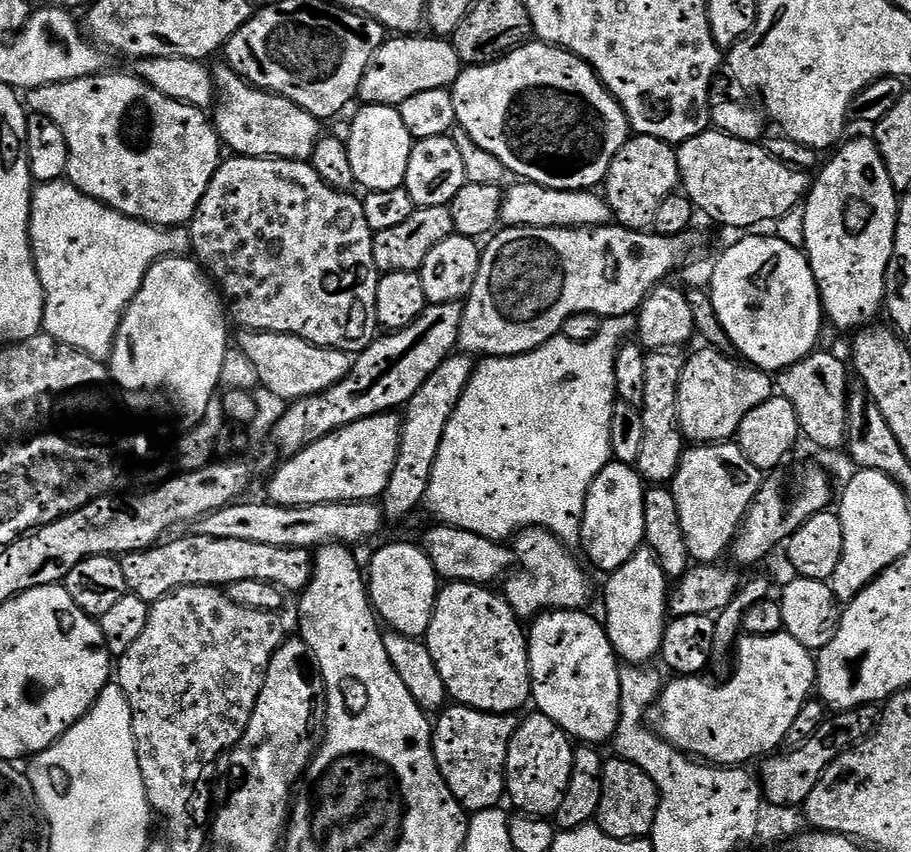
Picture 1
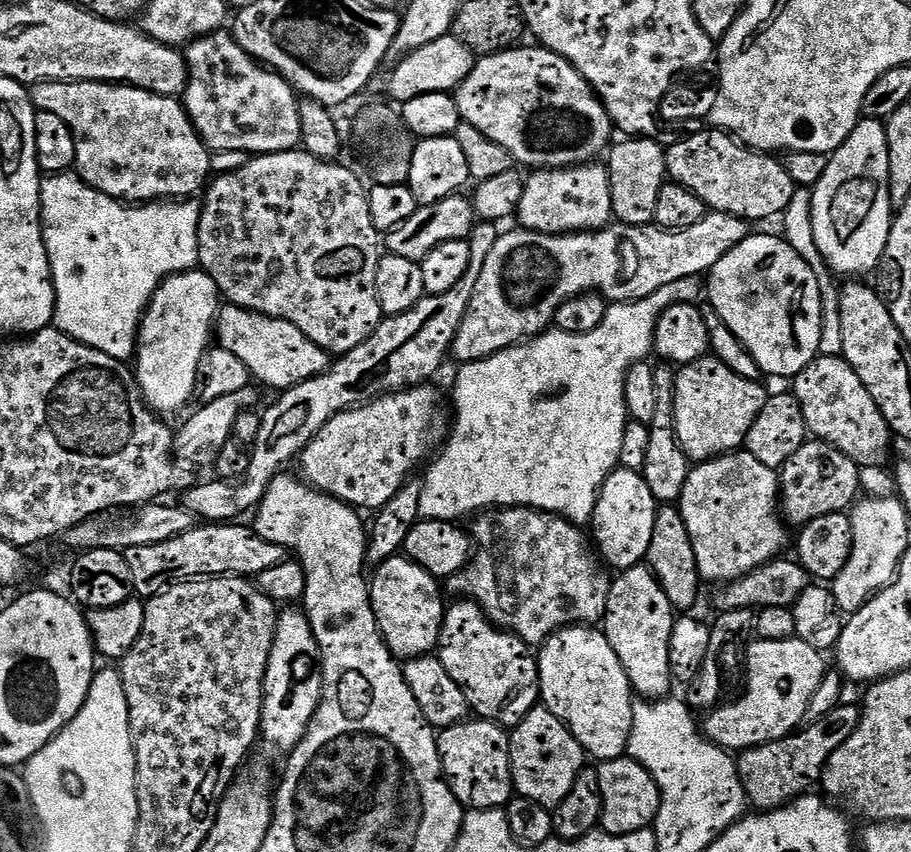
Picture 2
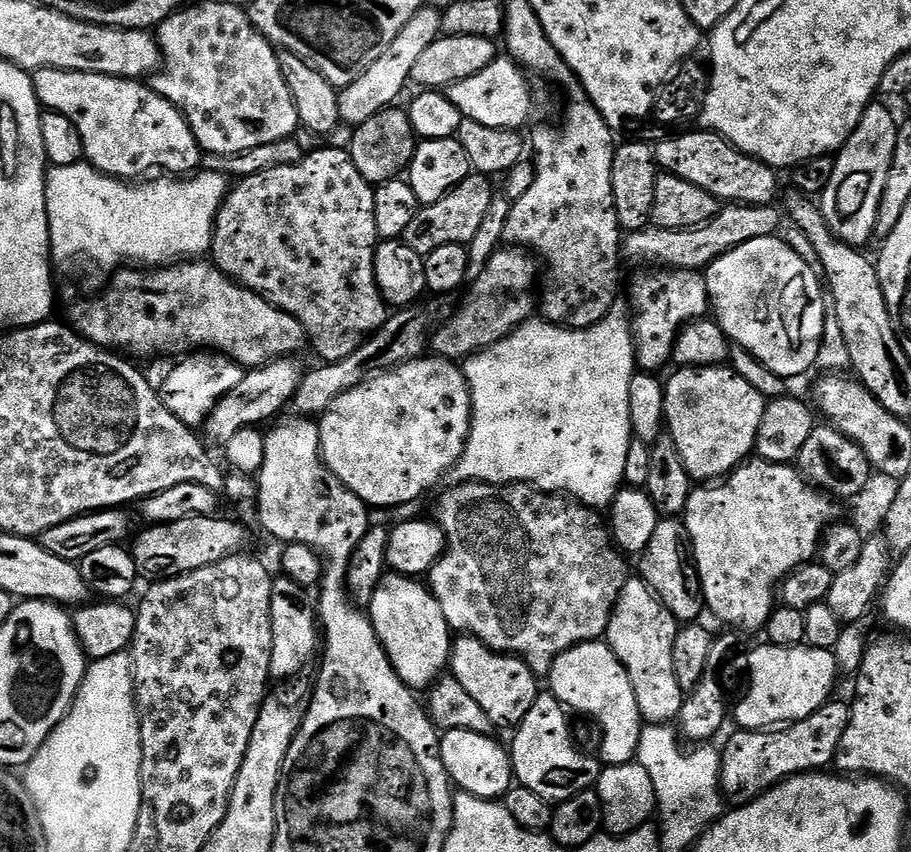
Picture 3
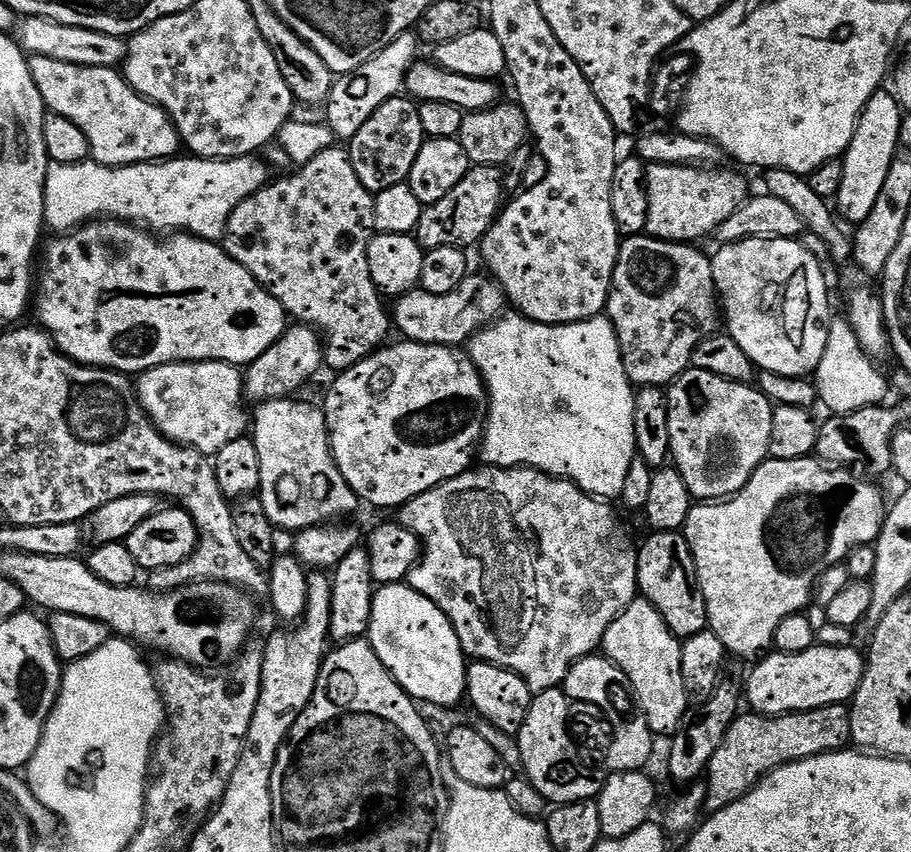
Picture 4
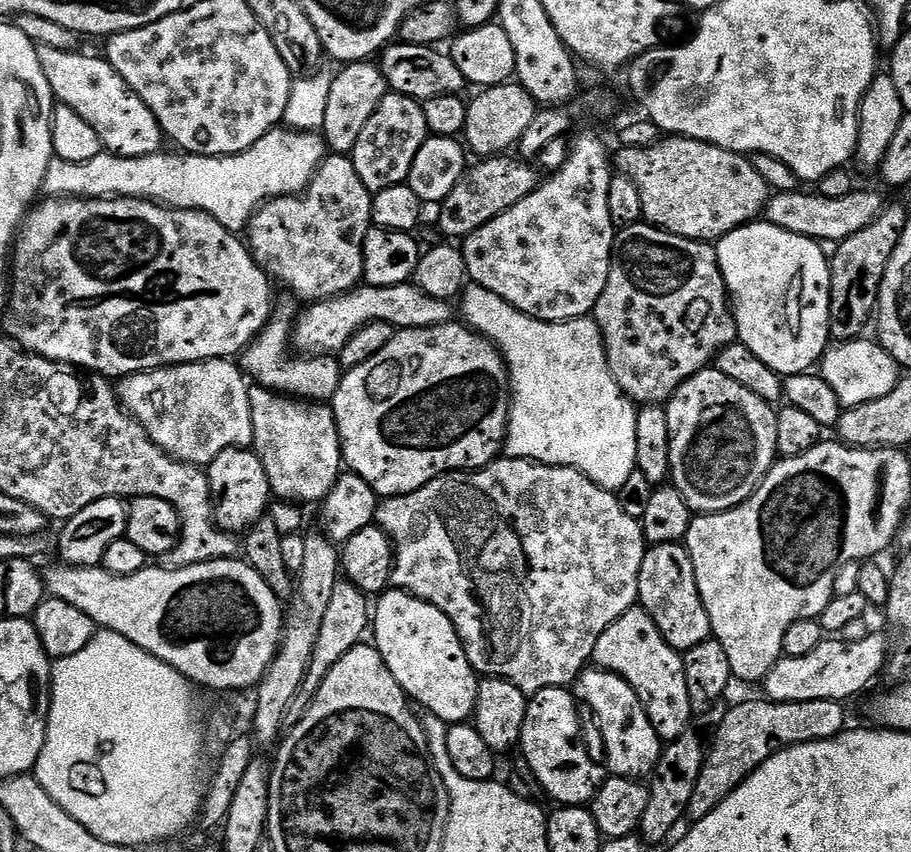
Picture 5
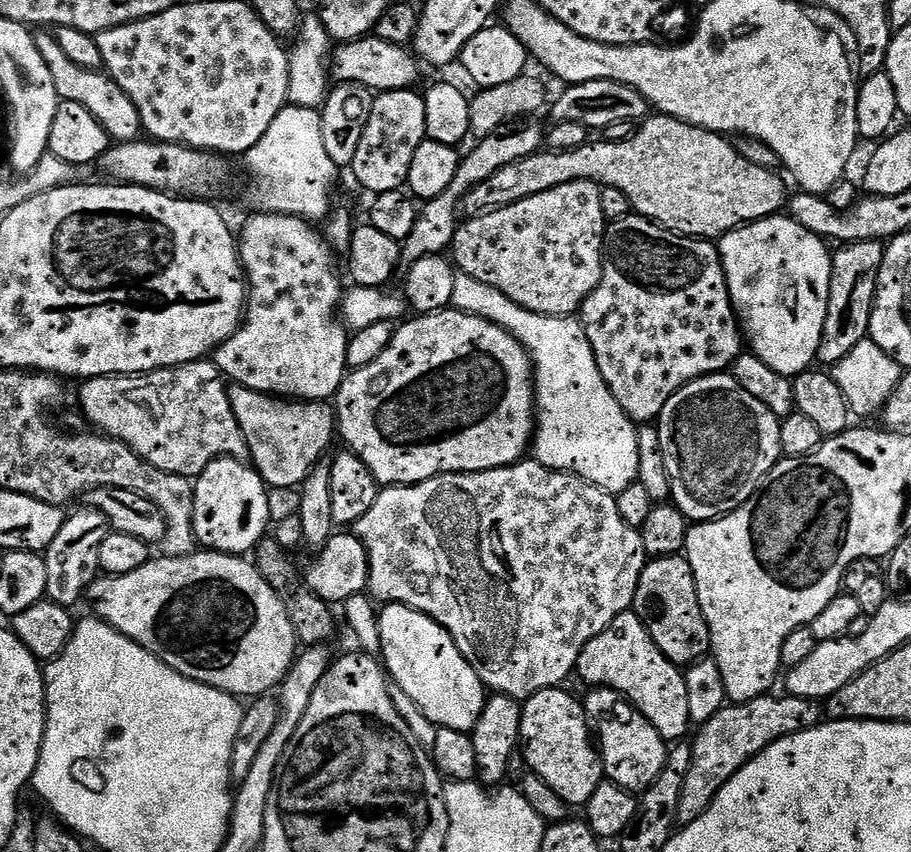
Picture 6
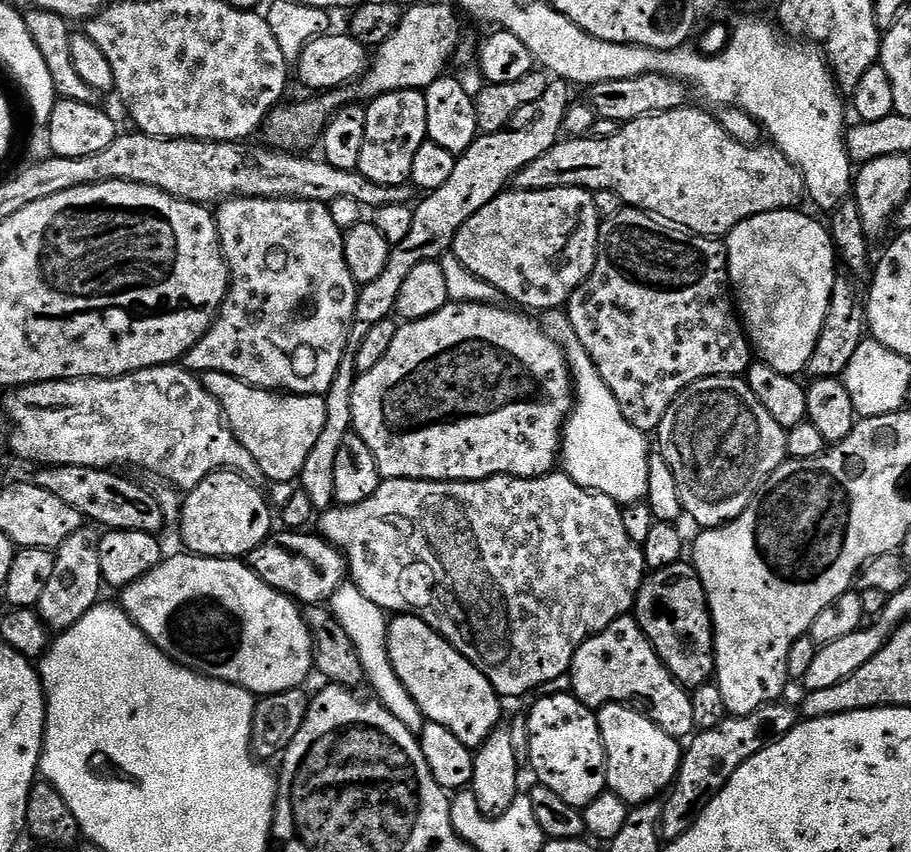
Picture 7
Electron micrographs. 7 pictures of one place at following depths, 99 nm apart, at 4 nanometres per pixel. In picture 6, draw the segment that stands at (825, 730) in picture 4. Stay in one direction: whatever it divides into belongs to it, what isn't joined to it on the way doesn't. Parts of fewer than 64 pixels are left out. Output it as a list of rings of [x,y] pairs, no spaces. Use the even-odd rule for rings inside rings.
[[[787,694],[776,695],[759,696],[745,704],[725,706],[721,712],[714,714],[714,718],[710,718],[710,722],[706,722],[697,731],[700,733],[696,736],[696,742],[692,742],[690,746],[692,765],[684,779],[682,798],[678,802],[678,814],[675,819],[677,825],[683,826],[690,822],[698,822],[698,818],[702,818],[702,814],[706,814],[710,802],[714,802],[714,798],[720,793],[722,786],[726,786],[726,782],[730,782],[730,778],[734,778],[734,774],[738,774],[738,770],[742,770],[742,766],[746,766],[760,752],[765,752],[774,742],[778,742],[783,736],[793,736],[796,732],[816,728],[822,723],[821,701],[803,700]]]

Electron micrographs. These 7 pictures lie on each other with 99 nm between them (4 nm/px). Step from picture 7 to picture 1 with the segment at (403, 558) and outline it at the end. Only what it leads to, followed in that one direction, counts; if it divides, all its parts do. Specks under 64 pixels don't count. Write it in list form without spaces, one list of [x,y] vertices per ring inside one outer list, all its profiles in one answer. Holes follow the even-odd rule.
[[[522,528],[516,533],[514,560],[518,567],[503,581],[502,595],[510,602],[514,614],[519,616],[521,621],[531,621],[546,612],[578,612],[589,607],[587,604],[592,600],[592,588],[588,585],[587,574],[584,573],[585,565],[583,563],[580,565],[572,557],[572,552],[573,549],[569,545],[544,528]]]

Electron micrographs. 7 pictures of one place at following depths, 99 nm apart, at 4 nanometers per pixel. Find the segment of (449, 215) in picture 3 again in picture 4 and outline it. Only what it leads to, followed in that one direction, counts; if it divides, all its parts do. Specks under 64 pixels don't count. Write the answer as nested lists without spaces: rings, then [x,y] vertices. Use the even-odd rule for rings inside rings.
[[[481,164],[469,167],[462,182],[458,182],[458,186],[454,186],[454,190],[446,194],[446,198],[425,207],[414,233],[416,240],[425,250],[436,248],[440,244],[465,250],[471,249],[471,244],[472,247],[479,245],[484,235],[490,230],[490,226],[500,215],[505,200],[500,168]]]

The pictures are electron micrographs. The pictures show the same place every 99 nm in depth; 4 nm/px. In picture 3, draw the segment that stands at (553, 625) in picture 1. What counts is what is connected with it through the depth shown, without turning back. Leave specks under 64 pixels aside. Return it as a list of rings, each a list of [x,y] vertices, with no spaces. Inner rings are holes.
[[[591,640],[589,644],[579,644],[566,650],[548,671],[546,683],[552,687],[549,688],[551,695],[555,696],[565,709],[571,710],[573,713],[575,713],[574,711],[581,712],[584,716],[593,716],[600,723],[598,756],[605,765],[631,764],[635,761],[645,721],[638,710],[638,698],[634,698],[634,686],[630,682],[630,674],[626,674],[622,662],[618,662],[618,658],[612,653],[612,649],[608,647],[607,643]]]

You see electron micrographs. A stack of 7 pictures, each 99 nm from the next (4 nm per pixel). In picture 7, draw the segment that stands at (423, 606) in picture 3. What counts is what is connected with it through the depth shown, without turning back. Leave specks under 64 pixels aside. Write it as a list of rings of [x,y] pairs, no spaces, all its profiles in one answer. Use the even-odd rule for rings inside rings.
[[[396,614],[389,619],[388,653],[398,678],[402,678],[402,686],[406,686],[414,702],[418,702],[418,710],[422,710],[427,723],[446,726],[450,734],[455,734],[466,747],[473,750],[479,748],[482,742],[486,742],[486,738],[490,738],[495,728],[501,727],[502,700],[496,695],[494,686],[490,686],[485,676],[462,654],[458,654],[458,650],[454,650],[451,642],[442,639],[420,616]]]

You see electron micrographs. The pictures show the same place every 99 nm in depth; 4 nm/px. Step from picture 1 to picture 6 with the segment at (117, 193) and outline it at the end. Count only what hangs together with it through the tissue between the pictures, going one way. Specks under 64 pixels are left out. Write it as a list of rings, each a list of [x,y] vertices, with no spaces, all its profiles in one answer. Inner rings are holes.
[[[37,31],[35,37],[38,54],[42,54],[42,62],[46,62],[50,78],[54,78],[54,86],[61,101],[69,100],[78,102],[78,106],[86,106],[86,110],[90,110],[90,114],[98,118],[98,122],[107,130],[113,141],[135,140],[141,135],[142,125],[138,110],[133,104],[128,103],[128,95],[113,82],[111,76],[103,71],[84,72],[78,66],[74,66],[74,62],[66,58],[62,46],[58,46],[56,37],[51,31]]]

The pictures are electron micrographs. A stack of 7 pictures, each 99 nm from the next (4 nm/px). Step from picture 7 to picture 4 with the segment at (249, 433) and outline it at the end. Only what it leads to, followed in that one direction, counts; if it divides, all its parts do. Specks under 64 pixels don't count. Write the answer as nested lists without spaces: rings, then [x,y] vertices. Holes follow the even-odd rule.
[[[289,398],[287,400],[267,400],[264,404],[256,404],[256,416],[254,412],[254,423],[250,428],[250,436],[254,441],[258,450],[258,462],[260,463],[260,486],[258,495],[262,506],[266,510],[266,518],[270,518],[270,522],[277,528],[292,528],[291,530],[299,530],[301,528],[313,528],[319,524],[339,521],[347,512],[352,512],[358,505],[358,497],[354,494],[354,490],[346,482],[346,478],[342,478],[342,470],[338,470],[336,460],[332,456],[332,437],[328,435],[328,423],[324,417],[323,407],[312,404],[303,404],[300,398]]]

